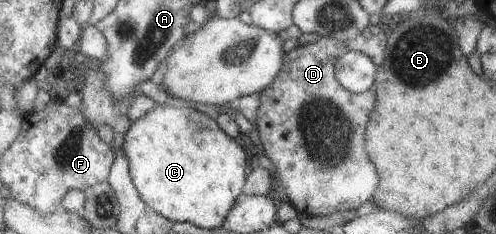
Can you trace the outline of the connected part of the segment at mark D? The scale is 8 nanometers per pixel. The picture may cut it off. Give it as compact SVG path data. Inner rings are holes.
M369 25L356 39L340 41L336 37L324 37L314 43L299 45L284 55L284 69L276 81L266 87L261 94L257 109L257 130L265 155L276 168L275 182L279 182L288 195L289 203L302 217L324 217L336 211L358 209L370 201L378 187L380 179L370 155L366 151L366 127L370 113L376 105L377 93L373 87L354 93L348 91L337 78L336 62L341 55L350 49L358 49L368 55L378 66L386 59L386 33L380 27Z

